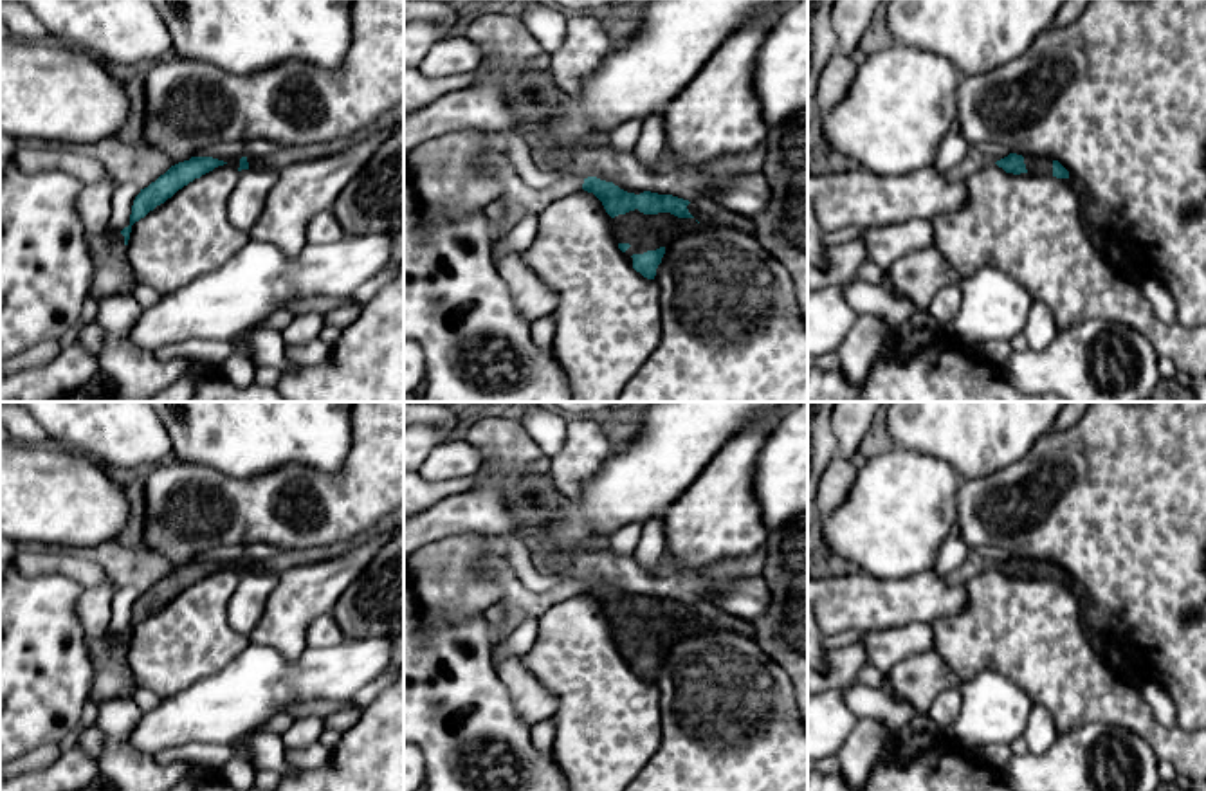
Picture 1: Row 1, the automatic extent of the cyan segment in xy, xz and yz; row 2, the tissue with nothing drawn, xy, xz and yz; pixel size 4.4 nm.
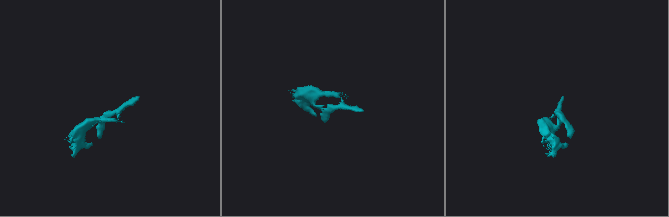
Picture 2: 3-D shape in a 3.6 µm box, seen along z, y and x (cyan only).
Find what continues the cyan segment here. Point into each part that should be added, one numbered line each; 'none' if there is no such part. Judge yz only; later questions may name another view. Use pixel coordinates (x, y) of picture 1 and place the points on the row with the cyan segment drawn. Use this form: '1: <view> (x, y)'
1: yz (1033, 164)

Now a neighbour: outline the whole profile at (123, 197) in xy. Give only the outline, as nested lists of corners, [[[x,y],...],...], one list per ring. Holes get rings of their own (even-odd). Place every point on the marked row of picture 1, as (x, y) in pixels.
[[[132,182],[115,186],[112,195],[112,216],[106,232],[121,234],[121,231],[130,225],[132,205],[139,193],[141,189]]]

